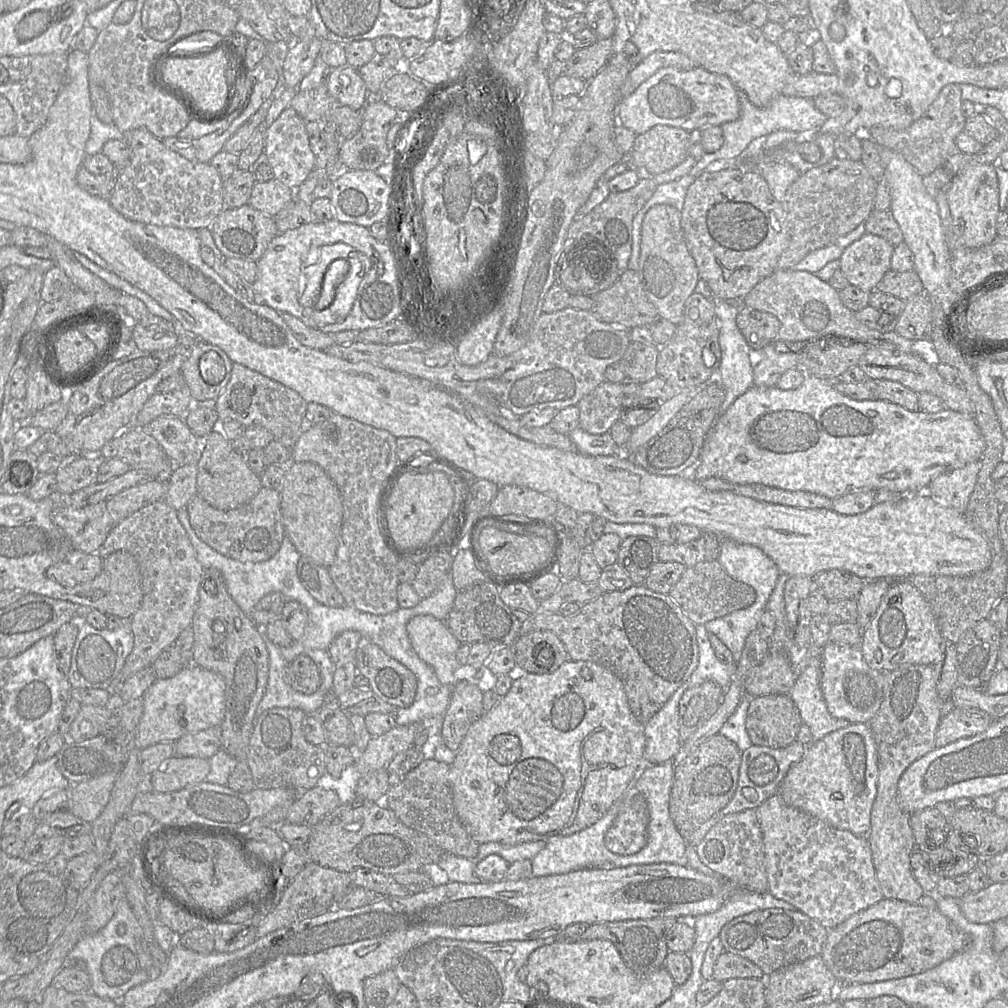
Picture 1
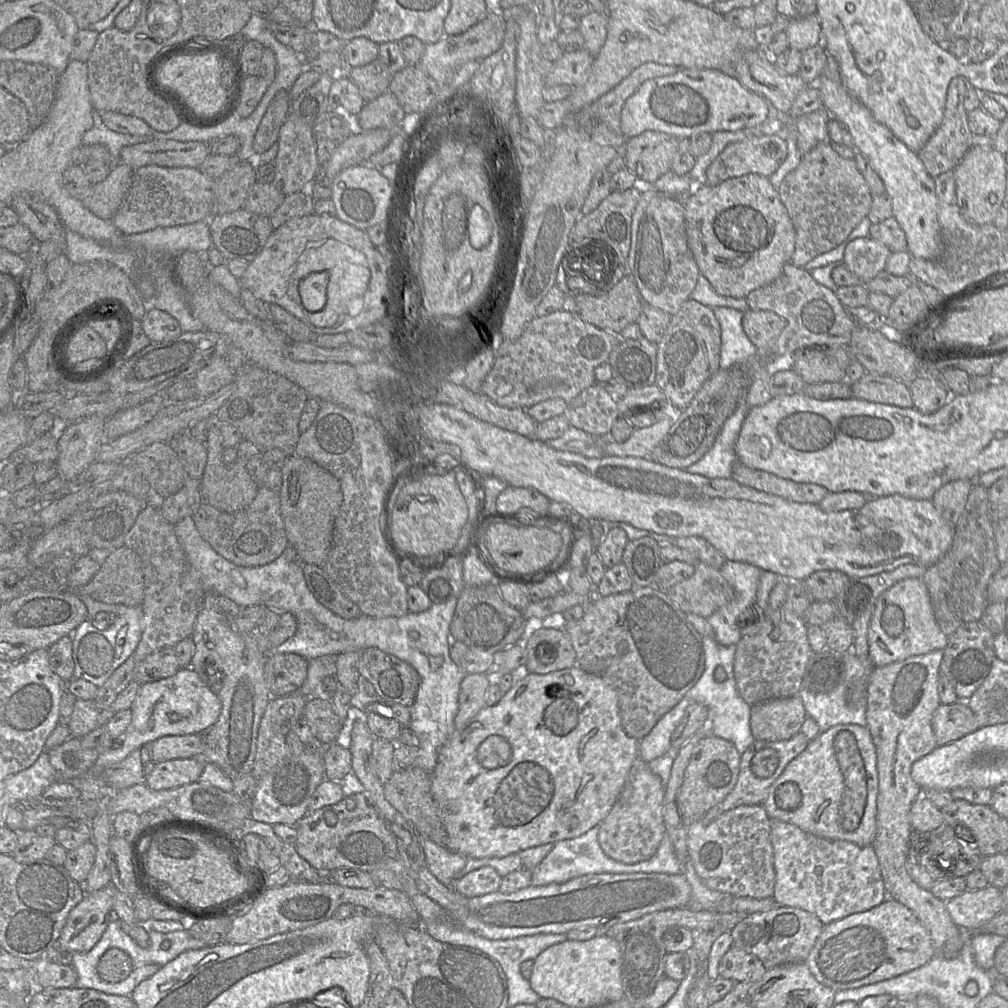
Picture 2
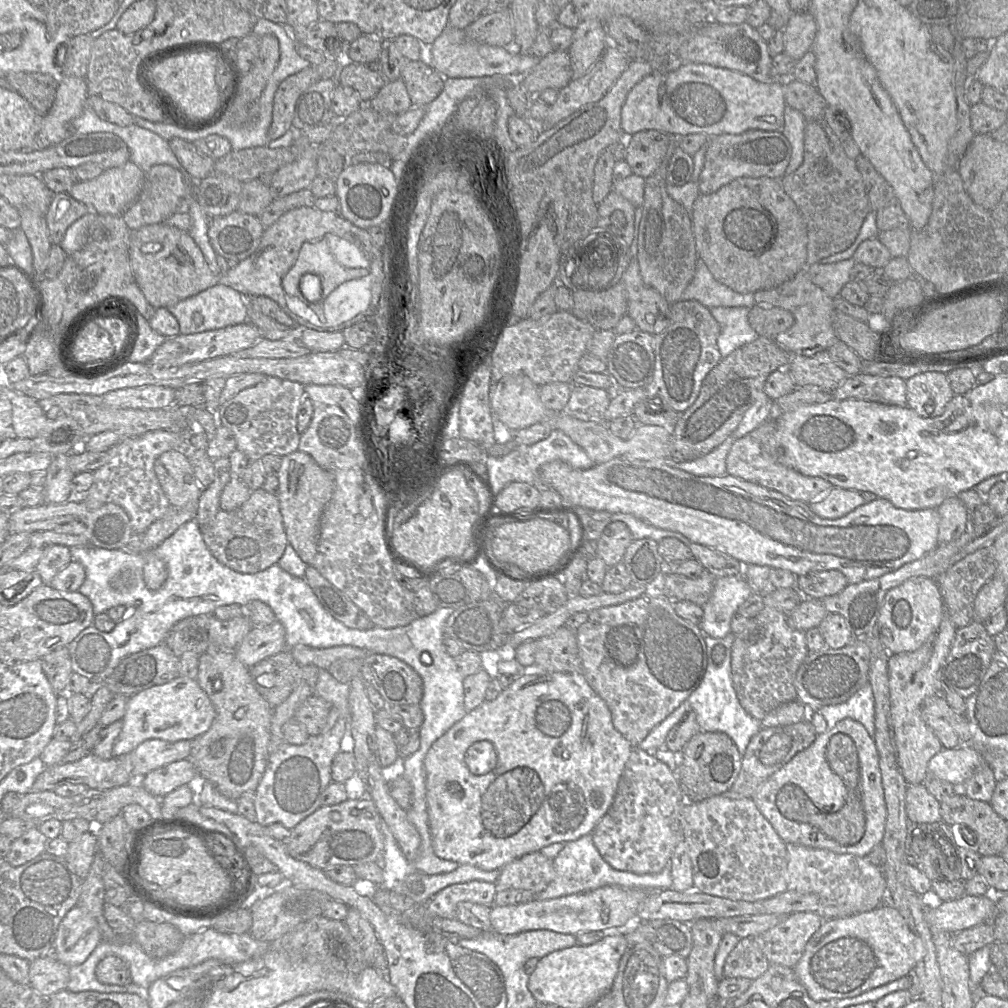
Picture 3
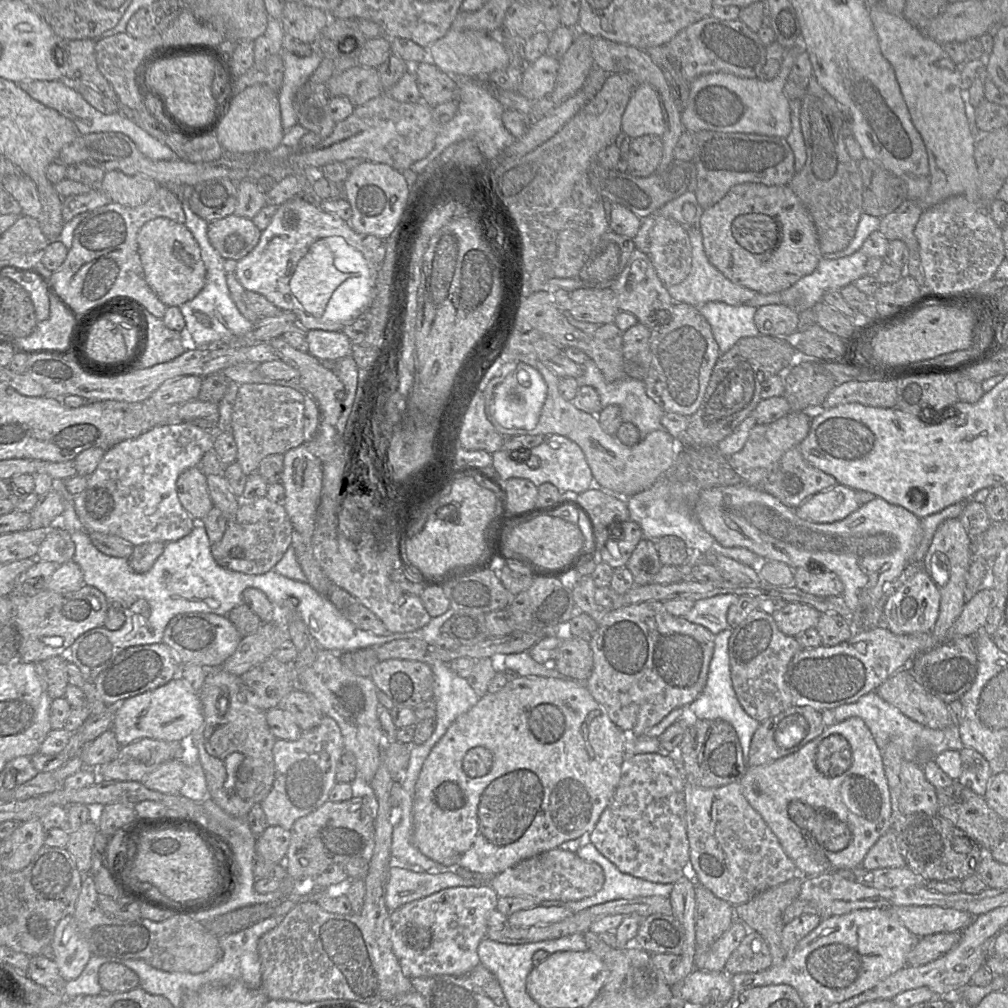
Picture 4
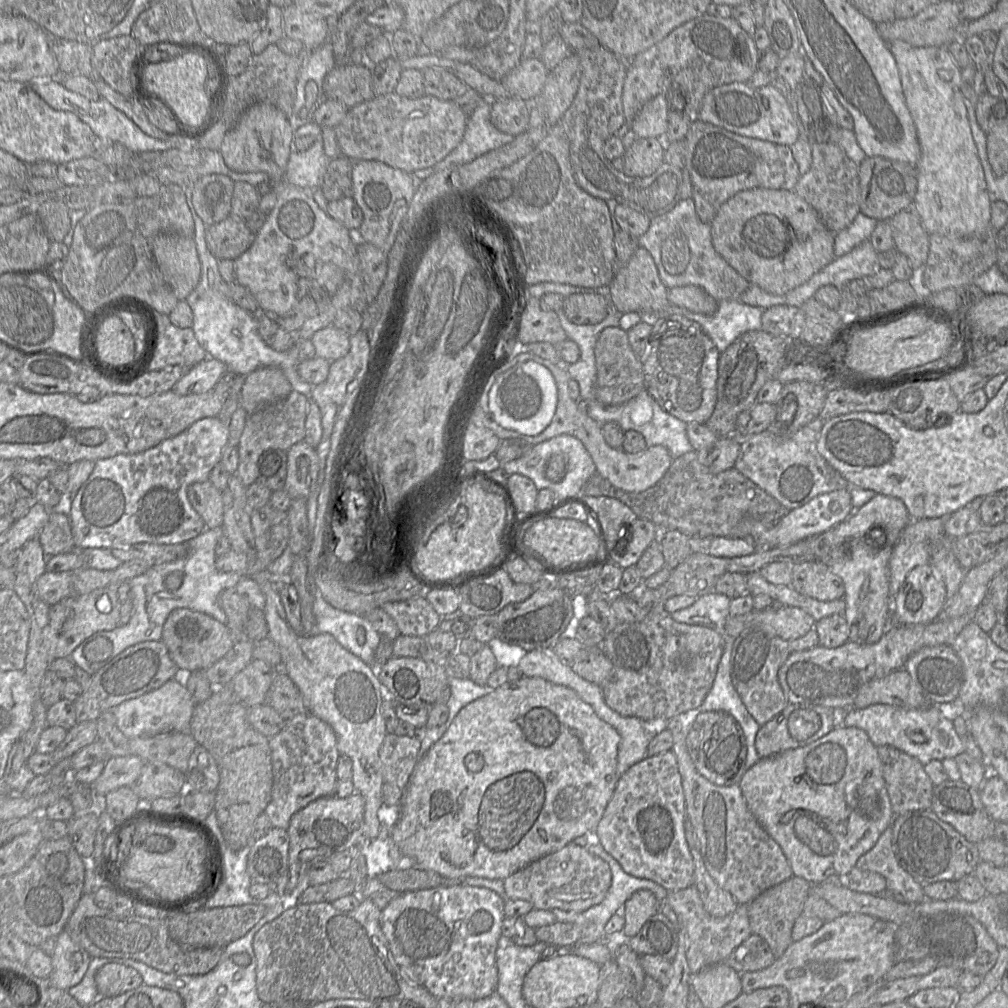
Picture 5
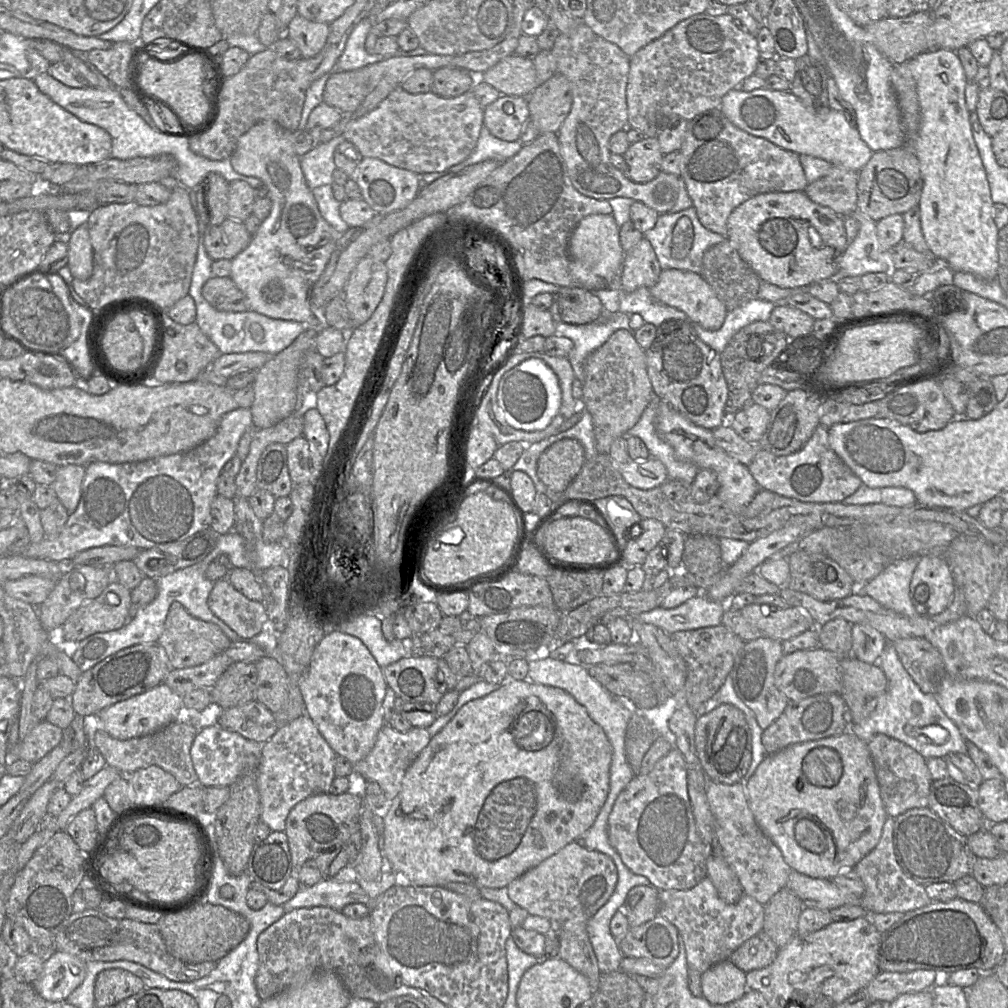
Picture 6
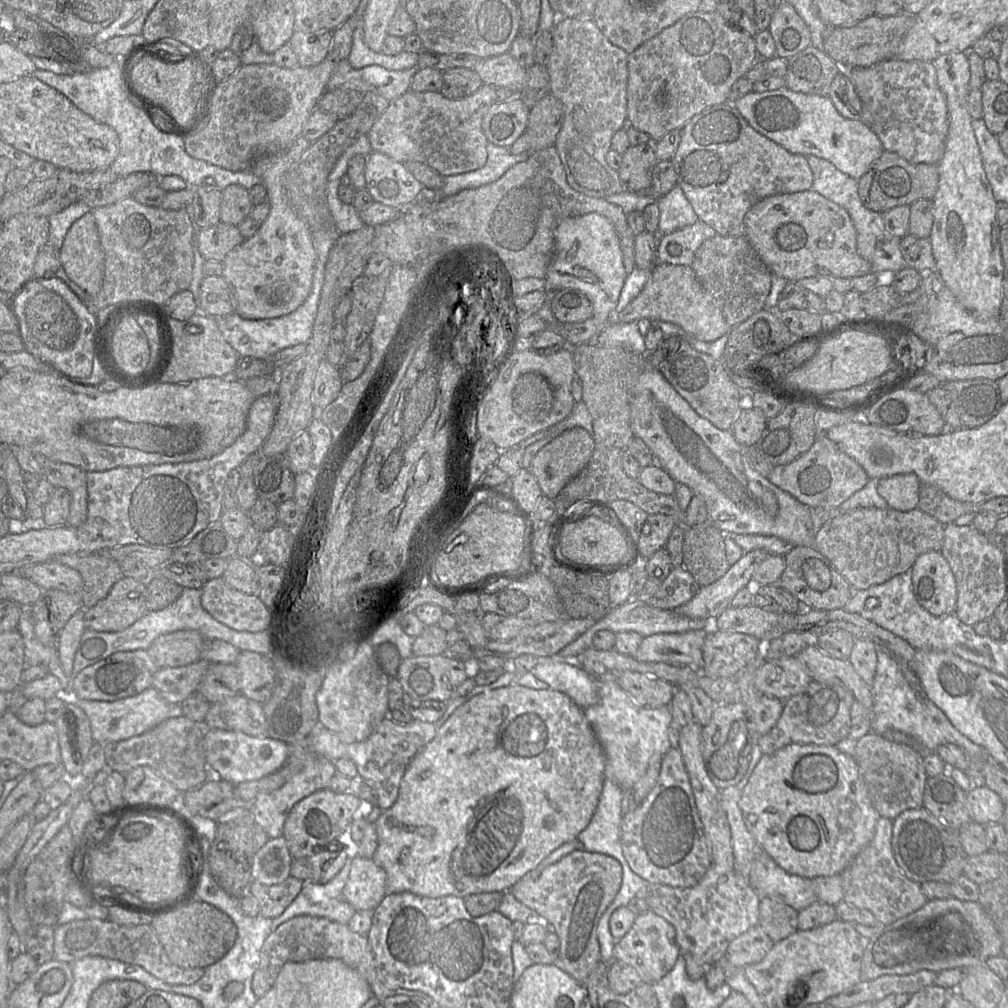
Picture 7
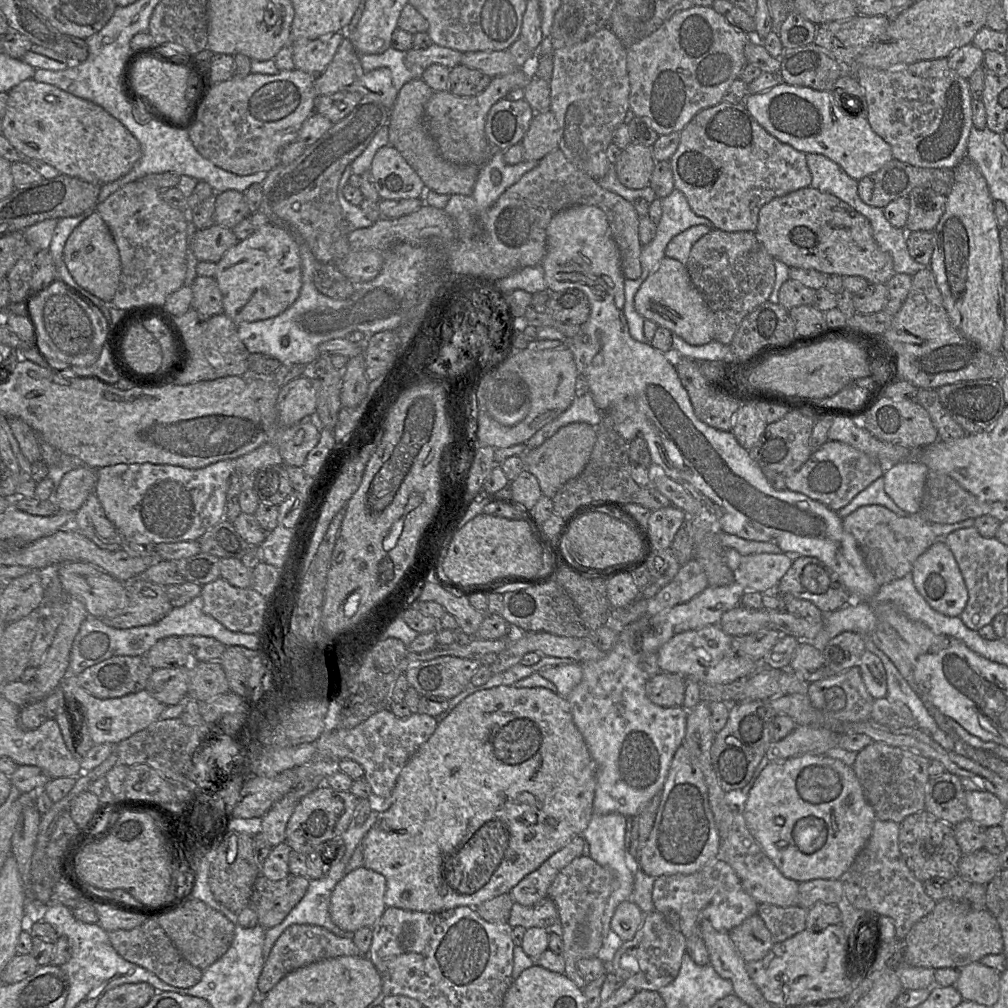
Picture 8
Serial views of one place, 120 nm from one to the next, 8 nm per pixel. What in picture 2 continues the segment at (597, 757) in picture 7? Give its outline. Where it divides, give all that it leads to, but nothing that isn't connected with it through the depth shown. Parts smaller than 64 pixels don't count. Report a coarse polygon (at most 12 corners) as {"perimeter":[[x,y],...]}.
{"perimeter":[[528,673],[455,729],[448,849],[579,837],[638,759],[618,695]]}

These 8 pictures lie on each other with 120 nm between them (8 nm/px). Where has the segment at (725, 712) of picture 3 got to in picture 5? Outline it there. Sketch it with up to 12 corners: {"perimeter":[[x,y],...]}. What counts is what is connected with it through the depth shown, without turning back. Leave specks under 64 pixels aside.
{"perimeter":[[735,638],[725,645],[701,712],[723,711],[742,728],[746,771],[760,756],[755,738],[760,725],[747,711],[731,679]]}

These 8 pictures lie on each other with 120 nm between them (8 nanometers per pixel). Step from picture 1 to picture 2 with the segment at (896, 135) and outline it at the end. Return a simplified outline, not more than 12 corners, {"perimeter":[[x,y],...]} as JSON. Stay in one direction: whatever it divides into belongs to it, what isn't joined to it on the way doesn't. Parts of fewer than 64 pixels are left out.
{"perimeter":[[963,76],[950,80],[941,124],[917,152],[933,179],[972,146]]}

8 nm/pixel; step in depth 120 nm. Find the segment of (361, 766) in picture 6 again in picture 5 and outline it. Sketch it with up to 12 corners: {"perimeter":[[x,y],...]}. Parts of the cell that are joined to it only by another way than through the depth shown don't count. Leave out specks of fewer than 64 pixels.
{"perimeter":[[387,733],[384,782],[404,790],[418,761],[416,736]]}

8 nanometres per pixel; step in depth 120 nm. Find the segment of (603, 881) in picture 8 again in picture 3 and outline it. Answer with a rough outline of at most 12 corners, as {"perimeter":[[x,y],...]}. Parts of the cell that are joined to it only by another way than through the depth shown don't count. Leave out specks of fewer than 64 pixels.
{"perimeter":[[538,851],[505,865],[497,891],[539,893],[553,881],[553,859]]}

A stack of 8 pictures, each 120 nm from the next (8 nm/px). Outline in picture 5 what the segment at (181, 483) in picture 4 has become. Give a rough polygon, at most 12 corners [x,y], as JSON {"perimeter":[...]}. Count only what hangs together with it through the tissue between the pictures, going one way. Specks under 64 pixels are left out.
{"perimeter":[[210,480],[187,497],[206,528],[222,527],[222,494]]}

